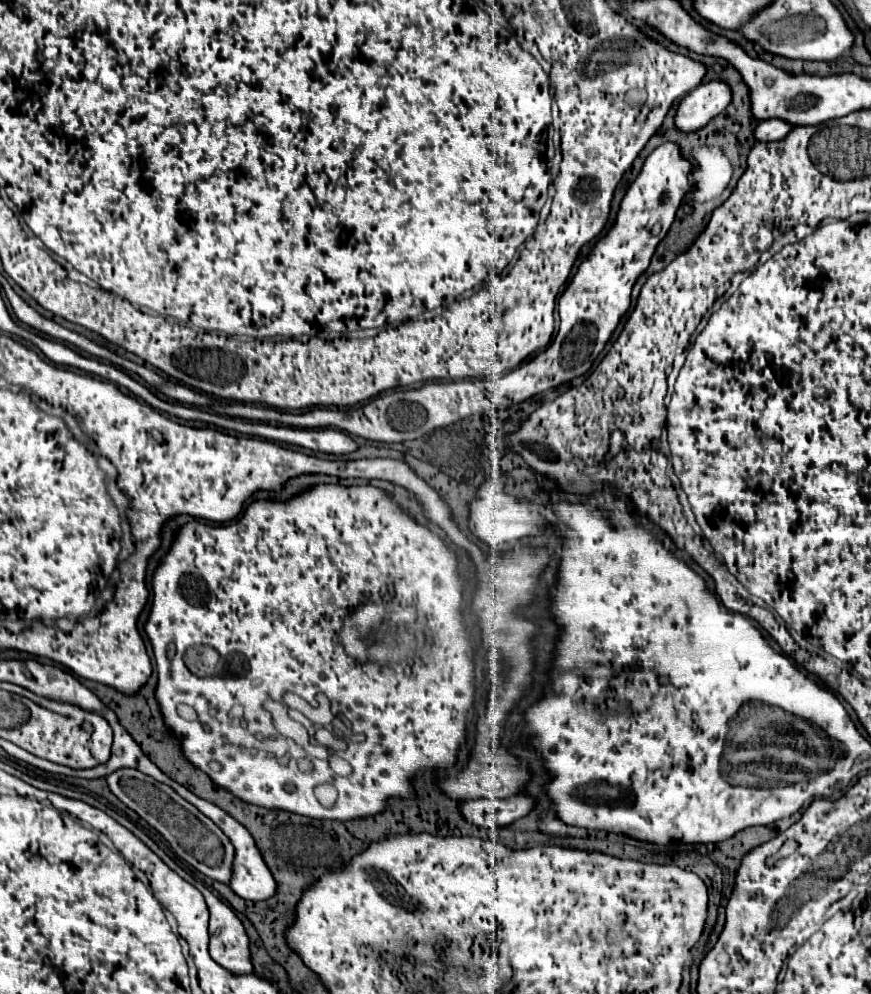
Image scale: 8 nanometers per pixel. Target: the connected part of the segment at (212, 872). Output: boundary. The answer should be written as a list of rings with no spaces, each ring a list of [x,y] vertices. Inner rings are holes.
[[[118,769],[108,775],[108,787],[110,791],[132,811],[136,811],[144,821],[148,821],[158,833],[164,835],[164,839],[172,845],[172,849],[194,869],[208,875],[210,879],[230,883],[234,873],[234,845],[226,839],[224,831],[206,815],[202,815],[190,801],[180,799],[180,795],[166,787],[164,783],[158,783],[156,779],[150,779],[142,771],[134,769]]]

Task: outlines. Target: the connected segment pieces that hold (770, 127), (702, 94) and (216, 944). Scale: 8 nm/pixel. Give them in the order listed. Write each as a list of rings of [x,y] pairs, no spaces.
[[[766,119],[760,123],[760,127],[756,129],[756,139],[758,141],[780,141],[784,139],[794,127],[790,127],[790,123],[782,121],[782,119]]]
[[[710,81],[690,91],[678,105],[676,127],[680,131],[698,131],[712,117],[730,105],[730,87],[722,81]]]
[[[198,885],[210,909],[210,955],[232,973],[250,973],[250,939],[234,909],[206,885]]]

